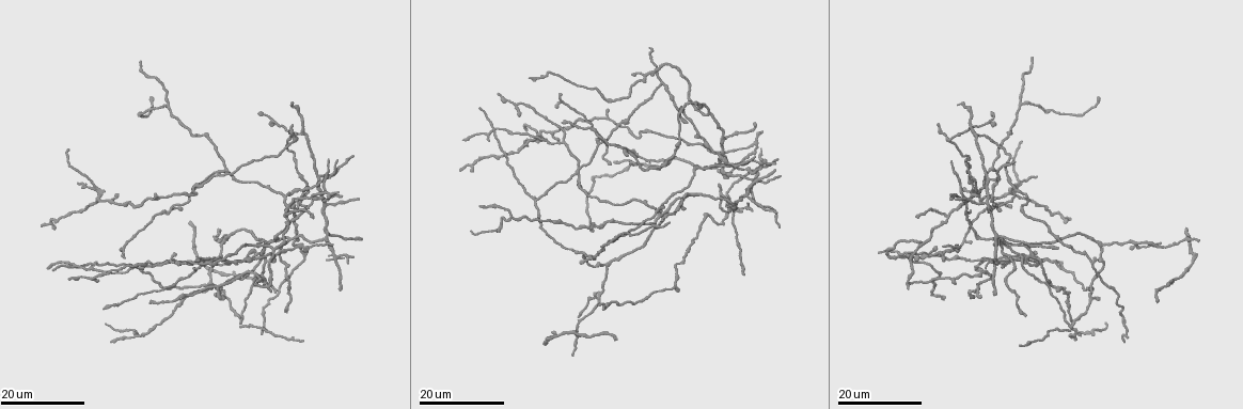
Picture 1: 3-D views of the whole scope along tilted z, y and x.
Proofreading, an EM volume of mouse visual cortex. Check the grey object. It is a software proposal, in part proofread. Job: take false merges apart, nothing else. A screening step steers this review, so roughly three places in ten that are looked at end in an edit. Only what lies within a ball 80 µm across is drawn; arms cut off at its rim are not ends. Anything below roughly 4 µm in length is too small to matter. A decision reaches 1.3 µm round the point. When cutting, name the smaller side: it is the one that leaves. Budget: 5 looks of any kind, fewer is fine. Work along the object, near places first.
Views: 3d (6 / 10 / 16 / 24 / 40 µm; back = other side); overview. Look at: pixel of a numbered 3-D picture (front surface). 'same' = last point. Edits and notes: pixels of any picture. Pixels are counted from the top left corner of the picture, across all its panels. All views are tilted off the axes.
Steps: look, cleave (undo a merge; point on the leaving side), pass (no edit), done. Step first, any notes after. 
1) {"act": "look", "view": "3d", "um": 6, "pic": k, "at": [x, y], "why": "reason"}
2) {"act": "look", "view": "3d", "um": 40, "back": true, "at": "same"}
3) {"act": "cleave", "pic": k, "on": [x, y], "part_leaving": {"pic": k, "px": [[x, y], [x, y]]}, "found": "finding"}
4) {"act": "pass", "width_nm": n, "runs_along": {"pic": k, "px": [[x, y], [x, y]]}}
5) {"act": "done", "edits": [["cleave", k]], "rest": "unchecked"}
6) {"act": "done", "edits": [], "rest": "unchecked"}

{"act": "look", "view": "3d", "um": 24, "pic": 1, "at": [102, 191]}

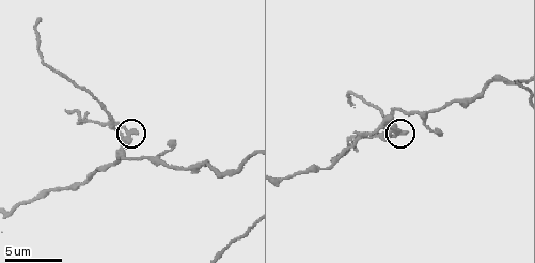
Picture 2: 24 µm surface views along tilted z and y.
{"act": "look", "view": "3d", "um": 10, "pic": 2, "at": [395, 132], "why": "closer look"}

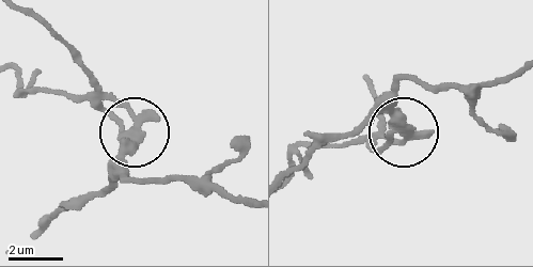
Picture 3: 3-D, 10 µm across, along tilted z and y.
{"act": "cleave", "pic": 3, "on": [159, 118], "width_nm": 370, "found": "two neurons meet here"}

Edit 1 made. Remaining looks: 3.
{"act": "look", "view": "3d", "um": 16, "pic": 1, "at": [947, 214], "why": "three arms meet"}

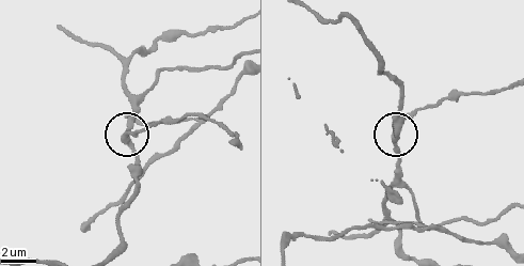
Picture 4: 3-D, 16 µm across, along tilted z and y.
{"act": "look", "view": "3d", "um": 6, "pic": 4, "at": [128, 144], "why": "closer look"}

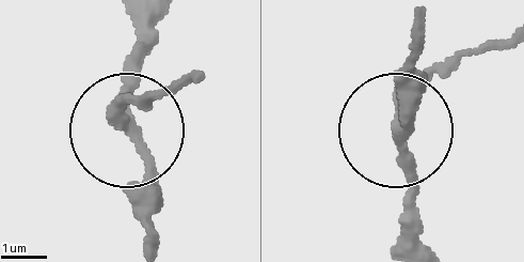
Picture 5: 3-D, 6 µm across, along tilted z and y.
{"act": "pass", "arms": 3, "runs_along": {"pic": 5, "px": [[157, 242], [159, 204], [120, 122], [148, 98]]}, "found": "all the same neuron"}

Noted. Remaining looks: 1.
{"act": "done", "edits": [["cleave", 3]], "rest": "unchecked"}

